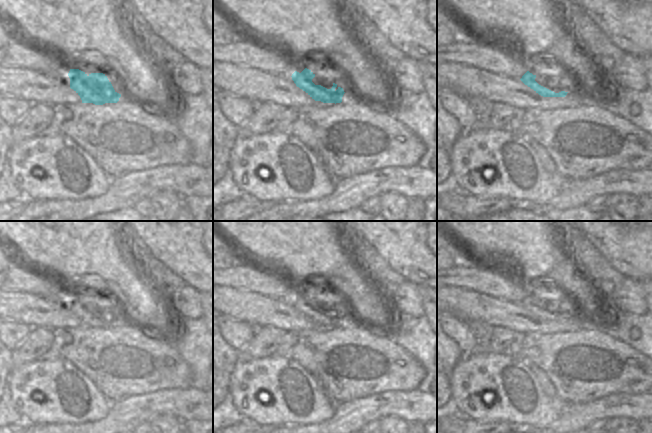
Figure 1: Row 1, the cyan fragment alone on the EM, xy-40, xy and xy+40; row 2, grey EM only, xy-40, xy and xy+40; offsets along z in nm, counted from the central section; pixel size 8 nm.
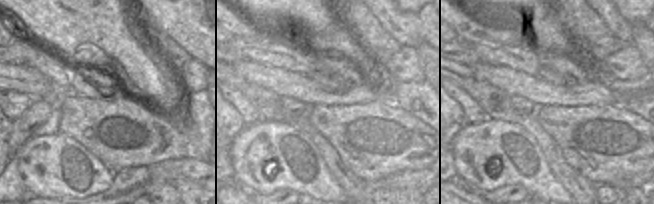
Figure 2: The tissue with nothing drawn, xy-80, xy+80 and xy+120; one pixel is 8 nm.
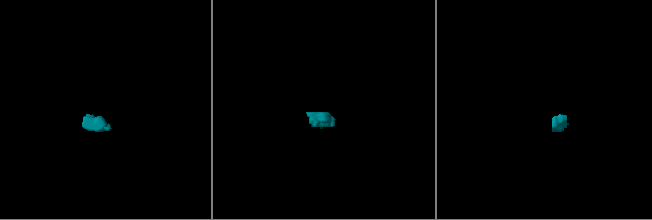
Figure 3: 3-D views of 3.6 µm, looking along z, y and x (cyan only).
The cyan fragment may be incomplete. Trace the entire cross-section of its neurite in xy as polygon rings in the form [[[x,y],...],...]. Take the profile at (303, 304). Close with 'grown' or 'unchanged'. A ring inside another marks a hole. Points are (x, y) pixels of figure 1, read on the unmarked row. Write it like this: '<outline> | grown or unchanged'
[[[305,292],[301,297],[295,295],[292,304],[297,311],[305,315],[315,325],[323,327],[341,327],[344,319],[343,312],[333,307],[325,299],[315,299]]] | grown

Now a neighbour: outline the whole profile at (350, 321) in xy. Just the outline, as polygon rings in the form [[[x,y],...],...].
[[[344,317],[344,319],[342,321],[342,325],[349,325],[351,327],[360,328],[360,327],[362,327],[363,324],[359,320],[353,318],[353,317]]]

